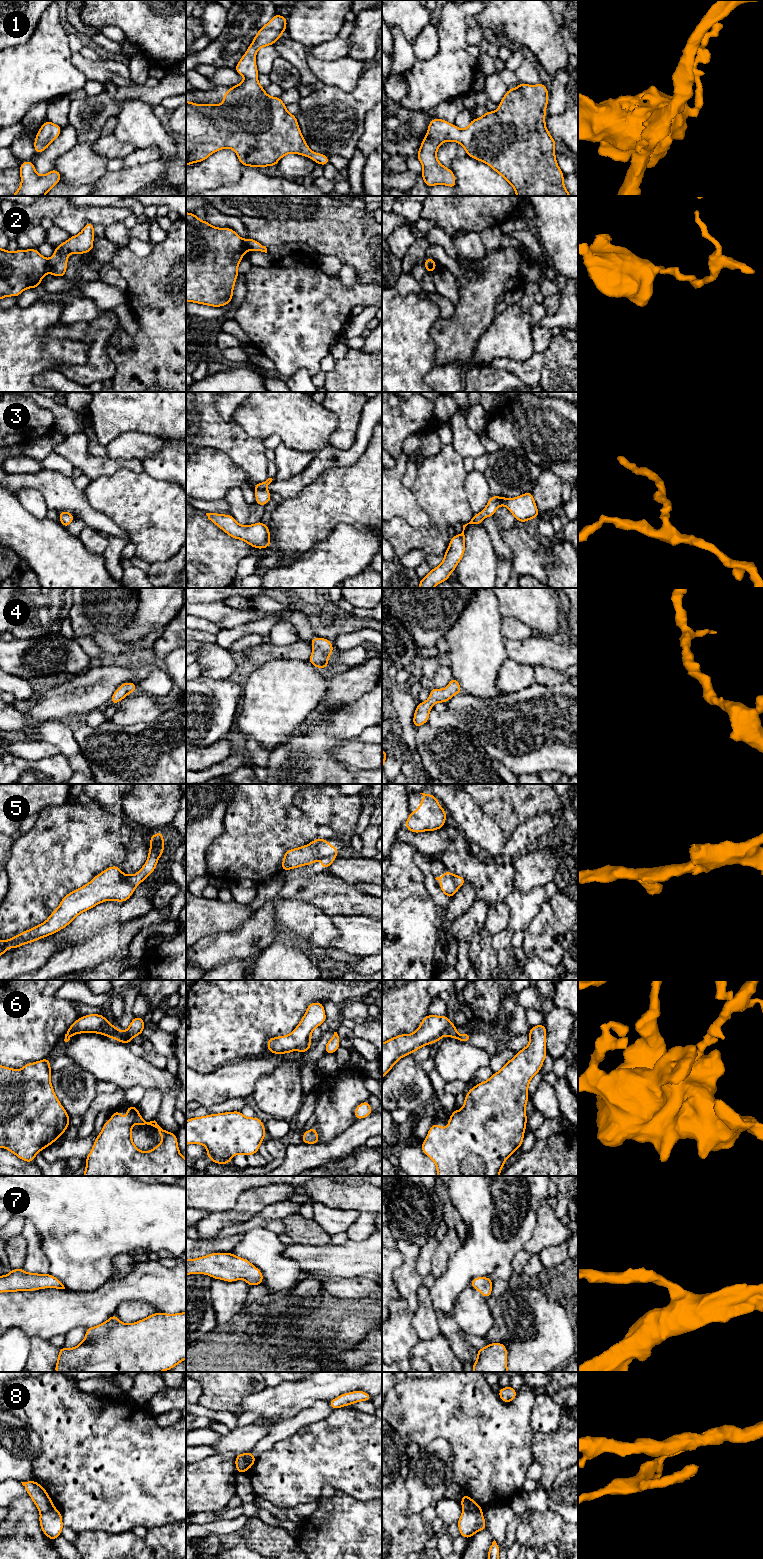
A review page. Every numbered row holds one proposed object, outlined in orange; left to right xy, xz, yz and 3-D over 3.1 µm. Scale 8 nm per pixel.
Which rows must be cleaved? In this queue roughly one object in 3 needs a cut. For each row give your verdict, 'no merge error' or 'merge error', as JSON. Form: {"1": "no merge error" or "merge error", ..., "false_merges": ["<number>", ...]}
{"1": "no merge error", "2": "merge error", "3": "no merge error", "4": "no merge error", "5": "merge error", "6": "merge error", "7": "no merge error", "8": "merge error", "false_merges": ["2", "5", "6", "8"]}

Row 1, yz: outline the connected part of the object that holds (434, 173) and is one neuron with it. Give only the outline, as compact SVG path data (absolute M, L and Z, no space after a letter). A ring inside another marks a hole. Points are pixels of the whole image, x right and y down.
M520 82L517 88L508 89L496 111L485 111L481 118L473 118L465 129L443 119L432 119L417 154L423 166L421 176L426 186L447 185L454 190L454 173L438 161L437 149L443 142L455 141L464 147L466 155L486 163L508 181L516 196L571 196L564 186L564 174L556 161L556 140L546 128L548 97L545 84Z

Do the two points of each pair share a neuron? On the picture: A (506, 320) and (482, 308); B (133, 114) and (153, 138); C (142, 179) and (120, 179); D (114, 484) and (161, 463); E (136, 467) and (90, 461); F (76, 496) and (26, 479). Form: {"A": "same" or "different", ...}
{"A": "different", "B": "same", "C": "same", "D": "different", "E": "same", "F": "same"}

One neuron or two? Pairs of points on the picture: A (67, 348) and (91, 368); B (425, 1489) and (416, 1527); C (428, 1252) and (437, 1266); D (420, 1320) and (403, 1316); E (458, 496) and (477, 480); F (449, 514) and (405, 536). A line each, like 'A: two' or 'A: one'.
A: two
B: two
C: two
D: two
E: two
F: one

